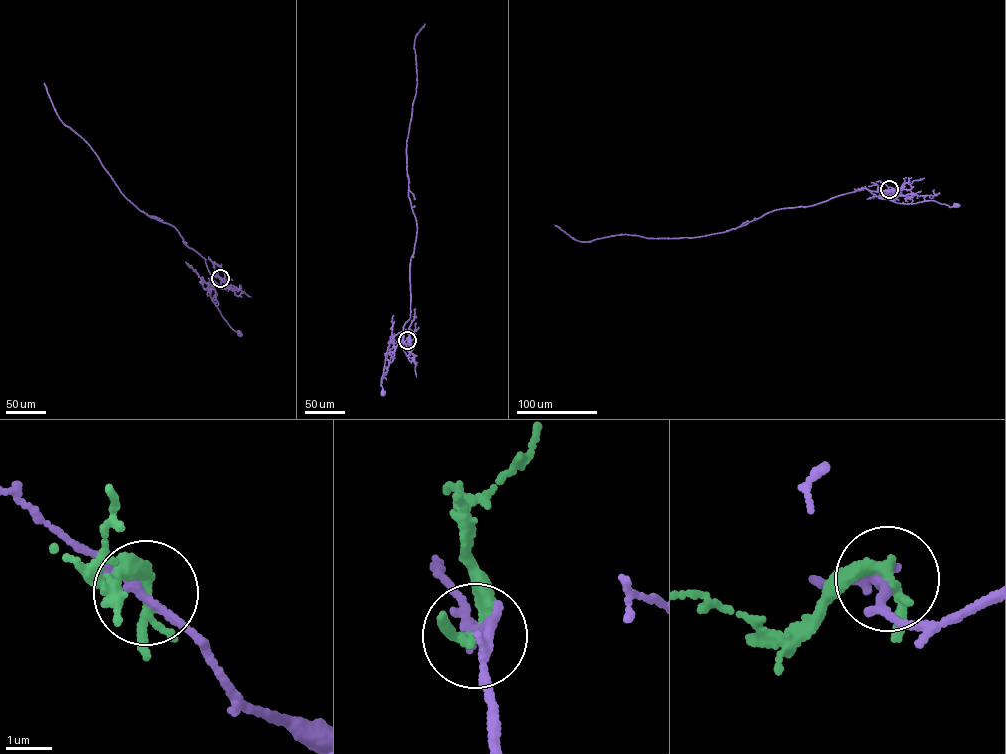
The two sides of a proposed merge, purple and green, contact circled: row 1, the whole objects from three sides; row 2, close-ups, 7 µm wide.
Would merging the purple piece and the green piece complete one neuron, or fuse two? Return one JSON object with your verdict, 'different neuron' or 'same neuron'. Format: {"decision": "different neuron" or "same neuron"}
{"decision": "different neuron"}

